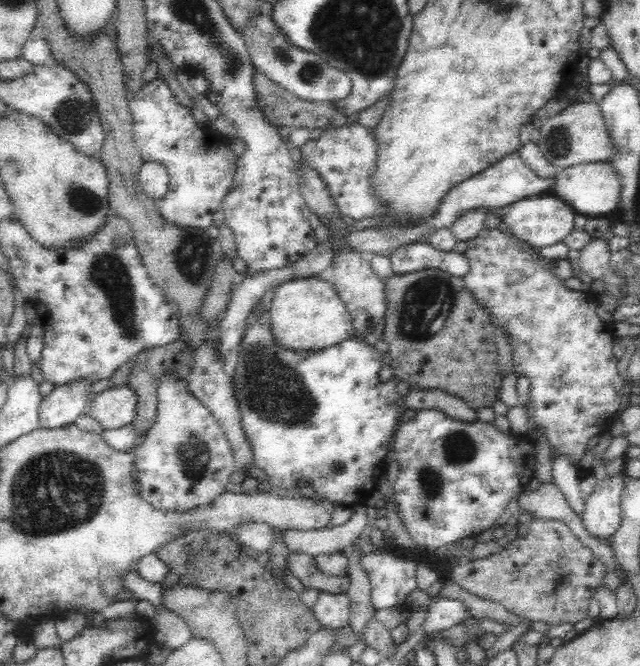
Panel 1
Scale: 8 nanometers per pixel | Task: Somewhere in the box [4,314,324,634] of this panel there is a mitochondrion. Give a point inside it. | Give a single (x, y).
(67, 491)

